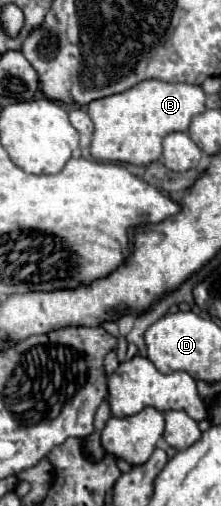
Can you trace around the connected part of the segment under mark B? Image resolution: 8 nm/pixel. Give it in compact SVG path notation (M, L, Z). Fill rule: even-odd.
M157 79L141 81L125 93L103 97L87 105L95 125L91 155L99 161L149 165L161 159L161 141L173 131L187 131L191 119L205 111L205 93L199 85L163 83Z

